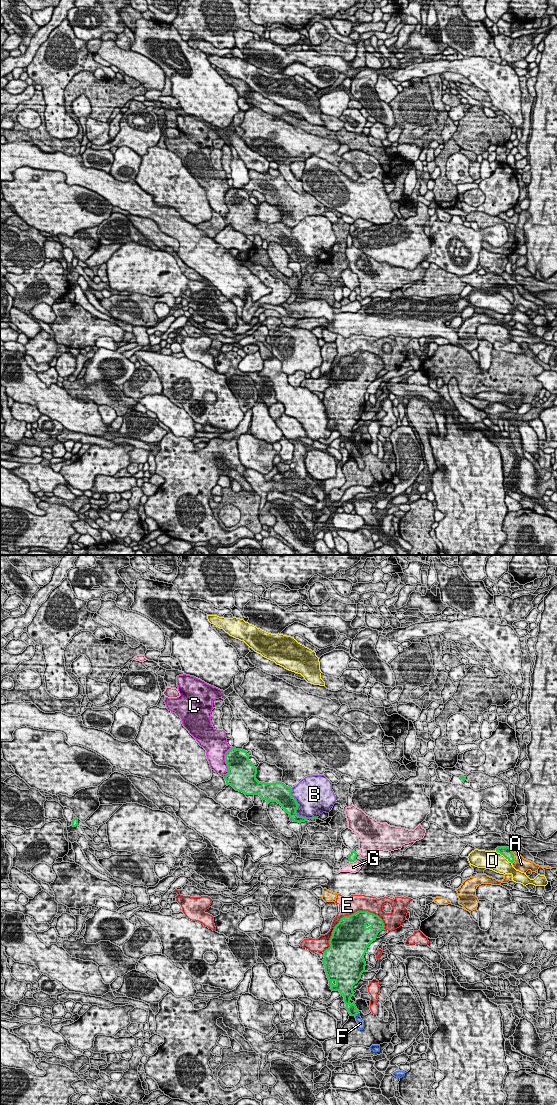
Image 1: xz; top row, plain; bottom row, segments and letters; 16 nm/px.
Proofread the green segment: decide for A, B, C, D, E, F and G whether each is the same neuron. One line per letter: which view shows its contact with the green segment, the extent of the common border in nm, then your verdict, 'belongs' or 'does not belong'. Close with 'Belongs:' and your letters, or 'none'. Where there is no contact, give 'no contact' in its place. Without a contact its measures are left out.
A: meets green in xz; contact 240 nm long; does not belong
B: meets green in xz; contact 650 nm long; does not belong
C: meets green in xz; contact 500 nm long; does not belong
D: meets green in xz; contact 280 nm long; does not belong
E: meets green in xz; contact 1100 nm long; does not belong
F: meets green in xz; contact 100 nm long; belongs
G: meets green in xz; contact 120 nm long; does not belong
Belongs: F

